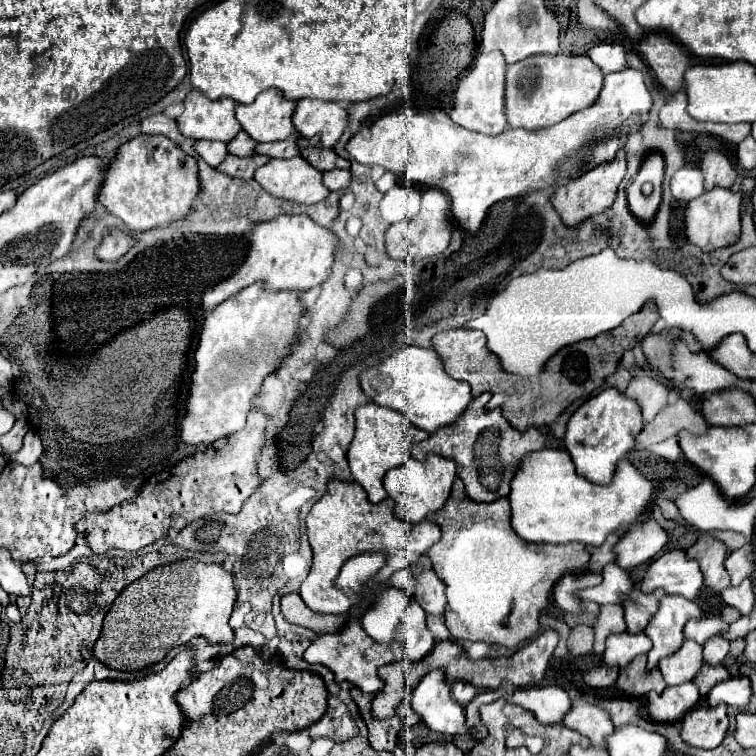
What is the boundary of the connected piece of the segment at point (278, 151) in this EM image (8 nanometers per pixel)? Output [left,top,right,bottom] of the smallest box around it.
[256,133,302,159]

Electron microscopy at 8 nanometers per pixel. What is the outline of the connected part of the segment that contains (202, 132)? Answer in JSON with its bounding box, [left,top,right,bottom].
[176,89,242,143]

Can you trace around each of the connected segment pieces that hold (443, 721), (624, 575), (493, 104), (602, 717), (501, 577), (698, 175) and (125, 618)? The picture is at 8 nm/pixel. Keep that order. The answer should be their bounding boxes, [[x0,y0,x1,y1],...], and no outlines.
[[412,669,470,733],[580,563,634,605],[450,53,508,135],[564,695,614,749],[428,477,590,649],[672,167,704,201],[92,559,234,671]]

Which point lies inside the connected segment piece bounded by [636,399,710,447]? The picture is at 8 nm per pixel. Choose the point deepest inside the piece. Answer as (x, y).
(679, 415)

